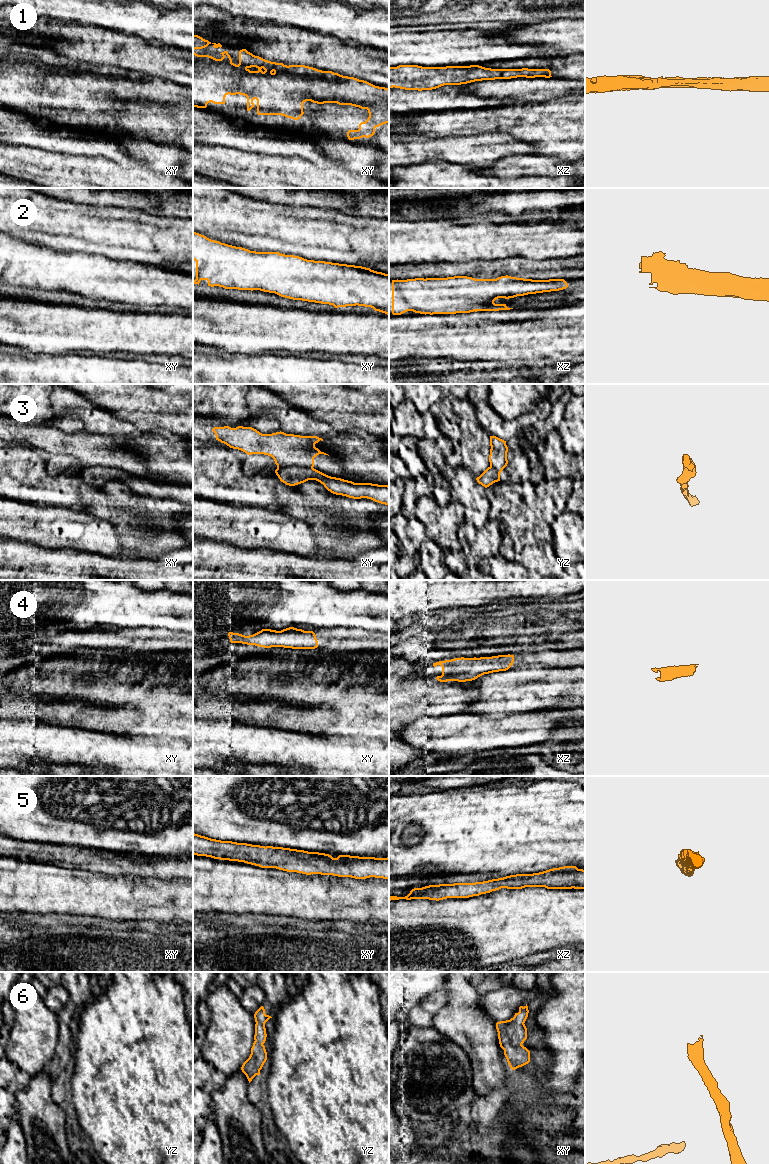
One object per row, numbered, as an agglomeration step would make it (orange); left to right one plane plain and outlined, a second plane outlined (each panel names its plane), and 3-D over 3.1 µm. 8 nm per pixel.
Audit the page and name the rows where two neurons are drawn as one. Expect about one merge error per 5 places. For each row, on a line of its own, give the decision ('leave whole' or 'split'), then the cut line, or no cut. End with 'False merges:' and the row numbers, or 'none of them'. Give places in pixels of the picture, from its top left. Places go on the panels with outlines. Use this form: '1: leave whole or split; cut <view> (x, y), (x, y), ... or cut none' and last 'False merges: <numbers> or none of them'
1: leave whole; cut none
2: leave whole; cut none
3: split; cut xy (312, 467), (281, 466), (277, 468)
4: leave whole; cut none
5: leave whole; cut none
6: leave whole; cut none
False merges: 3

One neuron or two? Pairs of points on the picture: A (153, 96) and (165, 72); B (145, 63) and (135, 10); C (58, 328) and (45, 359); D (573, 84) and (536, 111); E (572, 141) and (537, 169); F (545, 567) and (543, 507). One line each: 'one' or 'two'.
A: two
B: two
C: two
D: two
E: two
F: one

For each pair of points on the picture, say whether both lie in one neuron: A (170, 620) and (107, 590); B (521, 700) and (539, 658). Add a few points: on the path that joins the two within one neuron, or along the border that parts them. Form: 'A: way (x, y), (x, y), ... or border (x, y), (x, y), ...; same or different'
A: way (154, 611), (134, 594), (123, 592); same
B: border (524, 663), (542, 663), (560, 668); different

